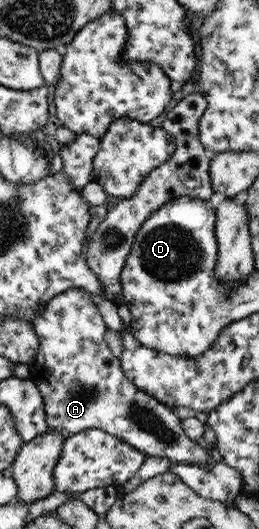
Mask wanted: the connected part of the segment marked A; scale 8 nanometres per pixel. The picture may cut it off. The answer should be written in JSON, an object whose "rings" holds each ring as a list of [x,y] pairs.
{"rings":[[[75,288],[74,290],[67,290],[62,294],[59,294],[57,297],[51,299],[51,301],[48,302],[48,305],[46,305],[46,307],[40,311],[38,317],[34,319],[32,326],[34,327],[41,344],[38,355],[36,355],[36,359],[28,364],[28,379],[33,381],[33,383],[35,383],[37,387],[41,389],[43,399],[45,400],[46,420],[49,427],[51,427],[51,429],[55,429],[55,431],[59,431],[59,433],[63,435],[64,440],[72,437],[73,435],[79,434],[80,432],[97,429],[109,432],[110,435],[119,437],[119,440],[126,441],[126,443],[130,444],[131,447],[142,451],[146,457],[167,458],[173,463],[173,465],[195,464],[196,466],[210,466],[213,462],[217,462],[217,459],[220,460],[217,454],[214,456],[210,455],[209,451],[205,450],[204,447],[199,445],[197,438],[183,429],[184,427],[182,426],[182,420],[175,415],[171,408],[167,407],[165,404],[159,403],[154,396],[151,396],[149,393],[139,389],[138,385],[135,385],[133,381],[126,376],[126,373],[123,372],[122,369],[121,359],[110,350],[110,346],[105,340],[106,331],[109,329],[109,326],[105,322],[105,319],[103,319],[103,315],[100,314],[99,307],[97,307],[94,301],[90,298],[88,291]]]}

